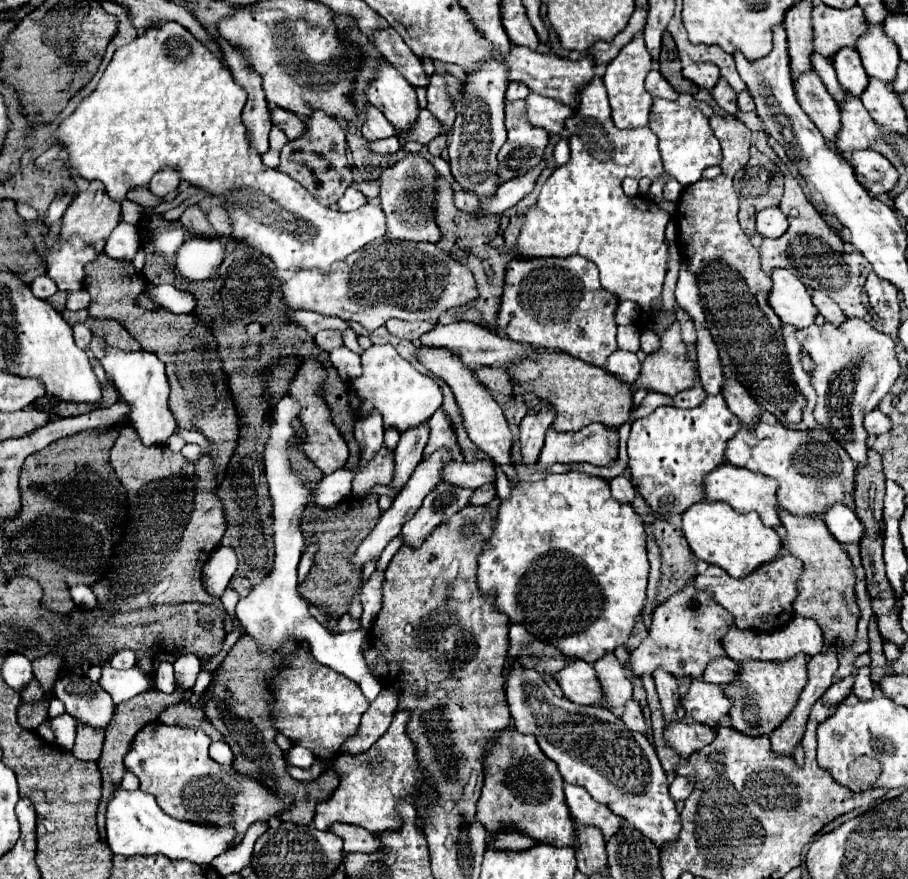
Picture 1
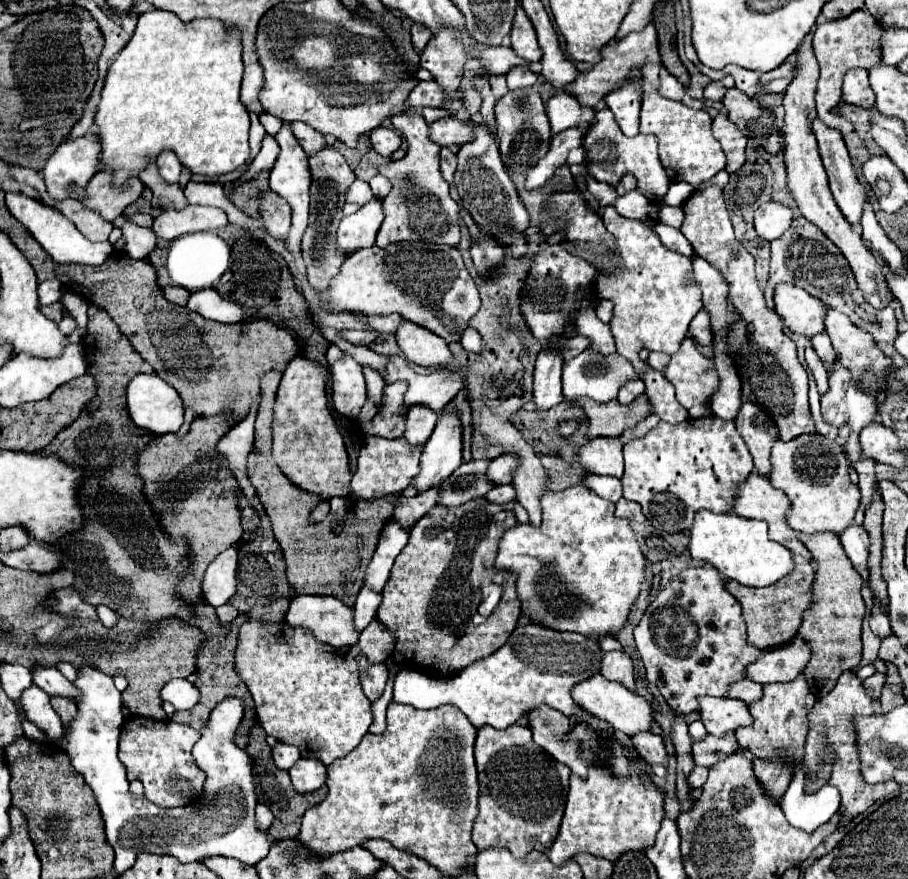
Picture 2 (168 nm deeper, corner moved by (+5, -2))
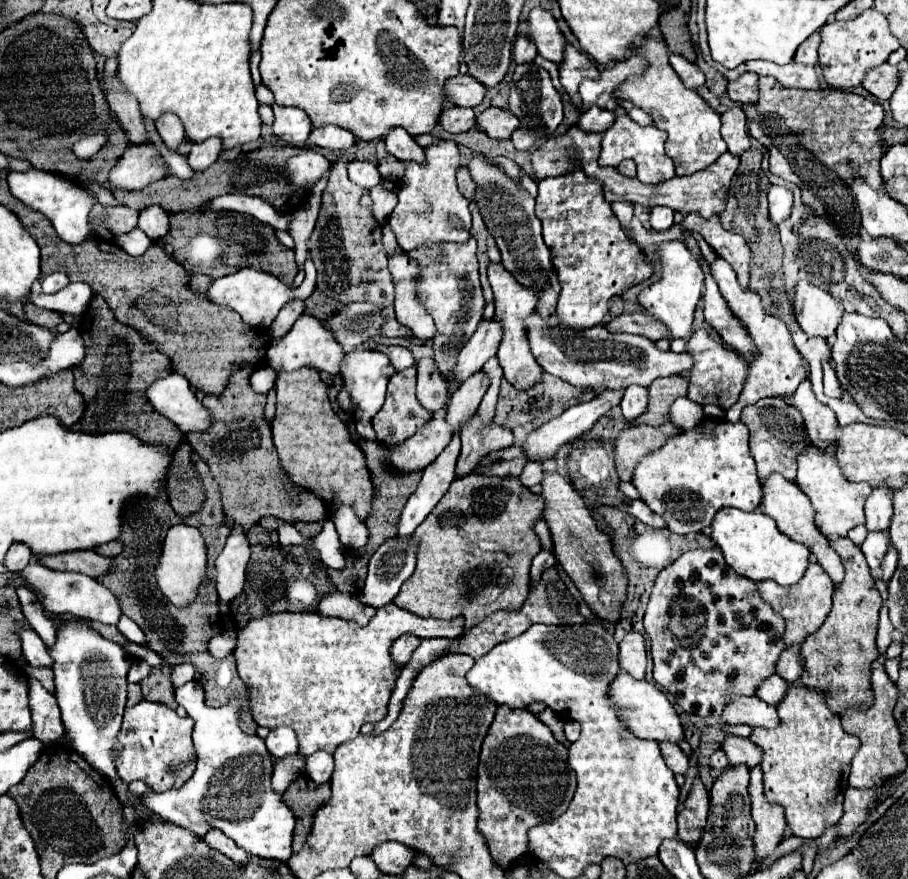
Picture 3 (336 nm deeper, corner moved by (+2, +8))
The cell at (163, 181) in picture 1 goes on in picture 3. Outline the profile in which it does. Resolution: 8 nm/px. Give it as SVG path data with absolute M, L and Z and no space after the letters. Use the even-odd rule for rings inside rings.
M164 114L158 122L156 122L156 130L162 136L164 144L168 146L168 150L172 152L180 152L184 148L184 126L178 120L178 116L174 114Z

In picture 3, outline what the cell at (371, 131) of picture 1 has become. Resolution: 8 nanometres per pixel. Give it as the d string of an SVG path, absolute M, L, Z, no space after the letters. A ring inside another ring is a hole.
M392 128L384 136L384 144L386 144L386 150L402 162L406 160L422 162L424 160L424 150L414 142L414 138L404 128Z

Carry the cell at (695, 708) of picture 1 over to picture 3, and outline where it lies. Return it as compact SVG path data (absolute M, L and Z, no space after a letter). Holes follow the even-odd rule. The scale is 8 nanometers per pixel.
M734 696L730 704L726 704L722 712L722 720L726 724L748 724L748 726L762 726L762 728L774 728L778 726L780 718L776 714L774 706L768 706L766 702L758 700L756 696Z

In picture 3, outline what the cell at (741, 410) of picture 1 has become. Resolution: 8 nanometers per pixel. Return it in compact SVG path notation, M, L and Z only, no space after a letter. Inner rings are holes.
M762 398L752 406L746 406L742 410L740 418L748 430L750 430L750 452L758 466L758 476L764 480L772 472L780 472L786 480L796 478L796 456L810 444L802 416L796 408L790 408L782 398Z

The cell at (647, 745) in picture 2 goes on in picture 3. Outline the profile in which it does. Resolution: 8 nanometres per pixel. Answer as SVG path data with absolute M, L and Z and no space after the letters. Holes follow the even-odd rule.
M660 742L660 752L662 758L666 760L666 764L670 766L672 772L678 774L686 774L686 766L688 766L688 758L682 752L682 748L678 744L670 744L670 742Z

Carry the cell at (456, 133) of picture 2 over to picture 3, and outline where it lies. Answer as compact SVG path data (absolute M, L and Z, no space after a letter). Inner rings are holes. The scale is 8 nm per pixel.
M490 106L480 116L476 116L474 124L490 138L510 138L510 134L518 128L518 118L504 108Z

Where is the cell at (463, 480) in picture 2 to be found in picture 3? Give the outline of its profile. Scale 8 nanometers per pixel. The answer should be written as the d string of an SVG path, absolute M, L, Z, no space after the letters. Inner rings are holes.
M510 446L504 450L494 450L488 456L484 456L478 466L472 470L472 474L482 476L518 476L524 468L526 460L522 458L520 446Z

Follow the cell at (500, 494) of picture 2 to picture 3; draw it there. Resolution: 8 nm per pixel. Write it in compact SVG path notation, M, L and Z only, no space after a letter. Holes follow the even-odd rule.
M528 462L526 468L522 470L522 474L518 476L520 484L526 486L526 488L532 488L532 486L538 486L540 480L542 480L542 464L532 464Z

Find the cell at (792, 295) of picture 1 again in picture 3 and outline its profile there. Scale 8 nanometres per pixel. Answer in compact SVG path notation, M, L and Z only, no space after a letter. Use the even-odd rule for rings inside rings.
M802 280L794 288L794 316L808 336L834 334L844 310L826 290Z

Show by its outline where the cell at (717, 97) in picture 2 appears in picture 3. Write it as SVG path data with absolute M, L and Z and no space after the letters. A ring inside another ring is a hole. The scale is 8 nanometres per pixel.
M744 72L740 74L736 80L728 82L728 96L730 100L734 102L754 102L758 96L756 96L756 82L758 82L758 76L756 74L750 74L750 72Z

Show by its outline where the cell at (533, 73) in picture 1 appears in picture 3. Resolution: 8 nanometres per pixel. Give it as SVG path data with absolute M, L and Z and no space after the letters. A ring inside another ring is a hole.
M646 34L646 38L642 38L632 52L646 60L646 68L640 76L628 76L614 90L614 96L634 102L638 108L652 116L656 128L668 132L666 154L674 160L678 176L700 172L712 162L716 162L718 156L728 150L724 138L720 136L720 114L712 110L698 96L698 92L684 88L682 80L668 64L668 48L662 40L656 40L654 36Z

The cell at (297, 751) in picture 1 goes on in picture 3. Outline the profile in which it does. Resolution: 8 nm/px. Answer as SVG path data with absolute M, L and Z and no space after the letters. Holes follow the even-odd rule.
M274 728L270 730L266 738L266 748L270 750L272 756L276 758L286 758L286 756L296 756L298 754L298 744L292 728Z

